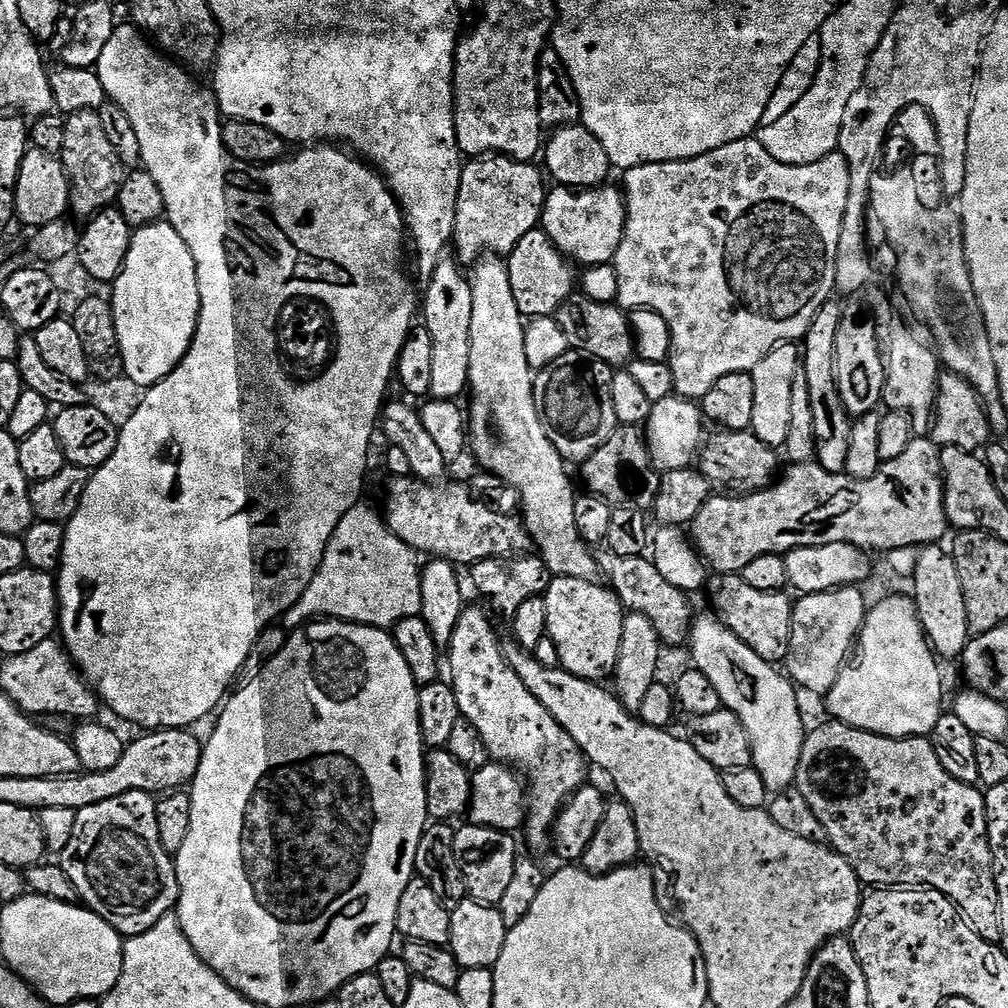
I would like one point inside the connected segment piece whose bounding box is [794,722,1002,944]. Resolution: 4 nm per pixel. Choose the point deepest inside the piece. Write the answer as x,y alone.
887,805

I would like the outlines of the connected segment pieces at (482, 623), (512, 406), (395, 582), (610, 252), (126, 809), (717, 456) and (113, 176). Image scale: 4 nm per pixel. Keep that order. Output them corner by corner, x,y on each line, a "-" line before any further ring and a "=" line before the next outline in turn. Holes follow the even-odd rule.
465,607
462,618
458,618
458,627
454,629
454,638
446,650
446,668
452,671
450,683
454,694
458,698
458,710
463,719
474,722
478,734
482,734
482,742
486,742
486,750
493,761
509,766
519,766
525,773
532,775
530,791
526,796
526,819
522,829
522,836
528,839
528,844
536,852
548,852
552,846
552,827
557,814
564,807
565,802
583,788
589,779
590,765
584,758
584,751
566,734
566,730
526,690
522,678
514,674
514,670
506,662
501,637
496,637
496,628
488,621
488,616
480,608
=
485,254
471,265
470,279
472,282
472,297
474,298
474,311
470,317
470,378
468,386
470,389
470,397
472,396
472,412
470,408
470,428
474,433
476,444
476,456
482,463
488,467
487,471
491,475
497,476
501,482
508,485
513,493
518,497
518,508
522,513
524,526
528,530
528,535
532,537
532,543
535,551
538,553
541,560
546,562
546,566
552,571
553,577
561,576
562,578
582,578
582,582
597,582
601,579
600,563
596,561
593,549
583,538
578,534
578,526
574,526
574,506
578,495
577,489
572,489
572,480
564,473
566,462
558,454
558,450
554,450
554,442
550,442
550,438
546,438
546,430
542,418
538,414
538,406
534,402
534,370
530,366
530,362
526,362
526,338
524,337
524,326
526,318
518,310
518,306
514,303
514,293
510,287
510,274
505,257
495,254
-
491,424
496,427
496,436
500,440
492,440
=
367,502
356,504
338,522
314,582
306,586
295,606
284,613
283,627
295,630
317,618
331,618
388,630
402,618
418,616
422,606
422,564
416,560
417,552
388,529
381,513
379,516
=
556,186
553,192
551,189
544,197
544,233
563,256
577,265
610,264
615,261
622,234
626,230
626,206
623,191
619,187
612,187
577,190
=
127,792
118,794
118,798
106,798
106,802
86,806
76,813
70,842
58,856
60,868
66,870
66,878
74,882
74,890
78,890
83,907
101,916
124,938
150,930
154,922
169,915
180,900
173,857
162,850
162,838
158,838
156,802
157,797
151,792
=
720,430
717,433
717,436
707,437
698,456
698,470
711,482
713,489
730,496
749,496
773,484
782,468
777,449
766,446
766,442
762,442
762,438
755,436
750,430
=
78,111
65,119
63,146
58,155
67,170
71,186
69,209
74,216
76,214
81,220
88,220
115,203
126,169
121,158
115,153
114,146
107,140
99,111

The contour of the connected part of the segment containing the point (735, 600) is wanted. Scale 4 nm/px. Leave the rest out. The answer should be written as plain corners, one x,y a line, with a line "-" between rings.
728,574
716,588
712,596
712,604
715,615
729,628
750,650
758,654
766,662
779,665
788,659
788,647
790,646
790,634
792,633
793,597
788,597
787,591
763,592
754,590
745,582
743,575

